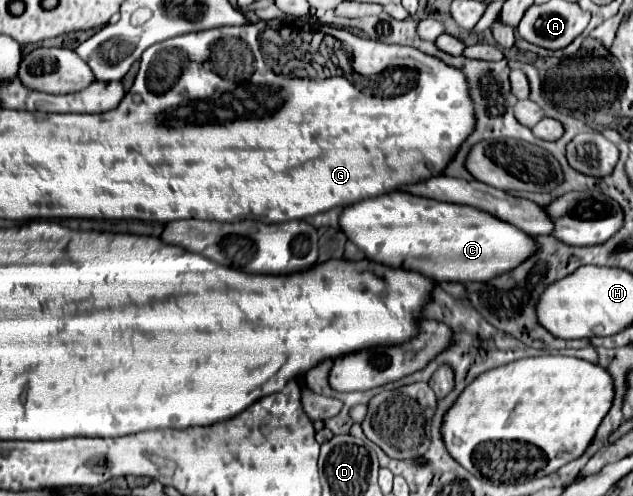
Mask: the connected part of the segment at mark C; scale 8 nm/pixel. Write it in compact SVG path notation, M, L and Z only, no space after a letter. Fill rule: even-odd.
M393 191L345 207L339 227L367 259L411 269L433 281L489 281L527 261L535 243L521 229L473 207Z

